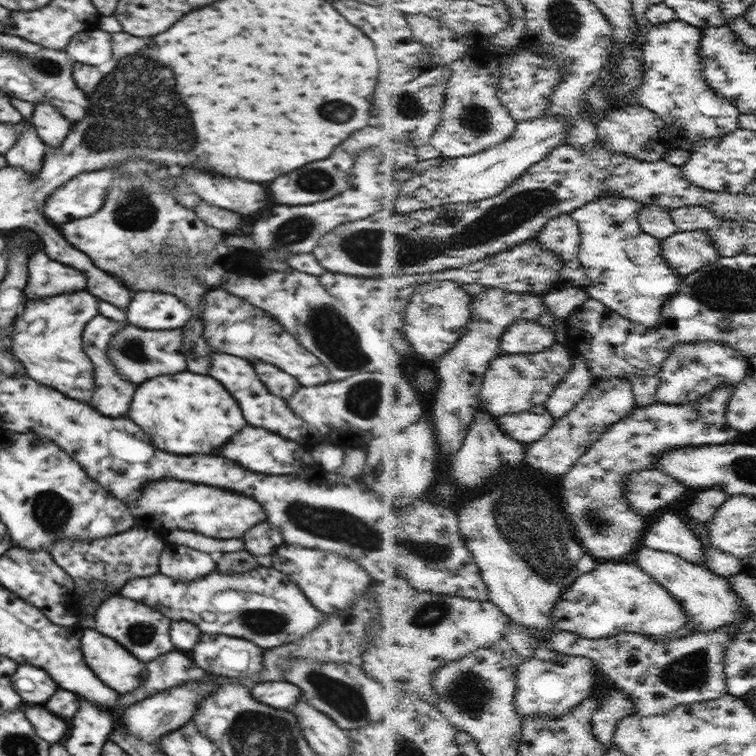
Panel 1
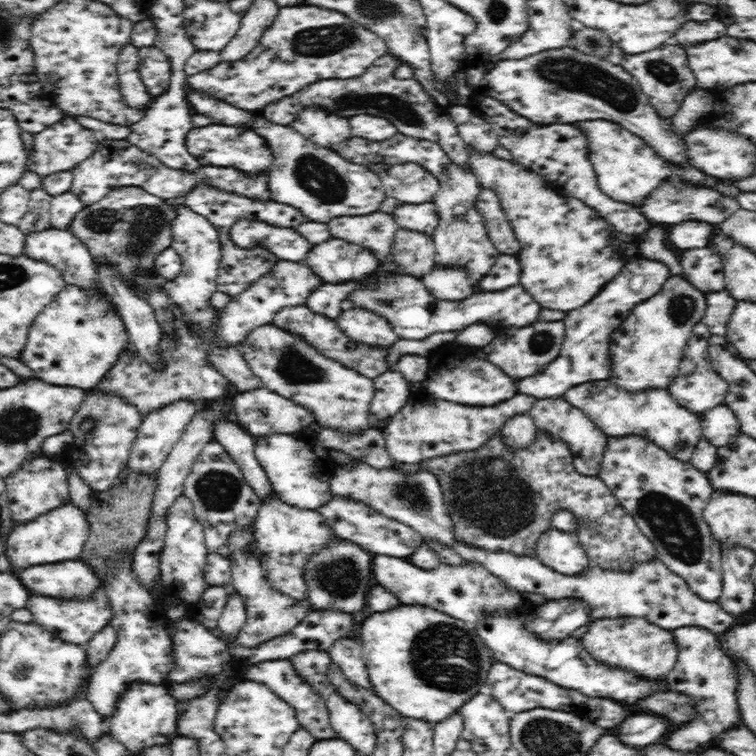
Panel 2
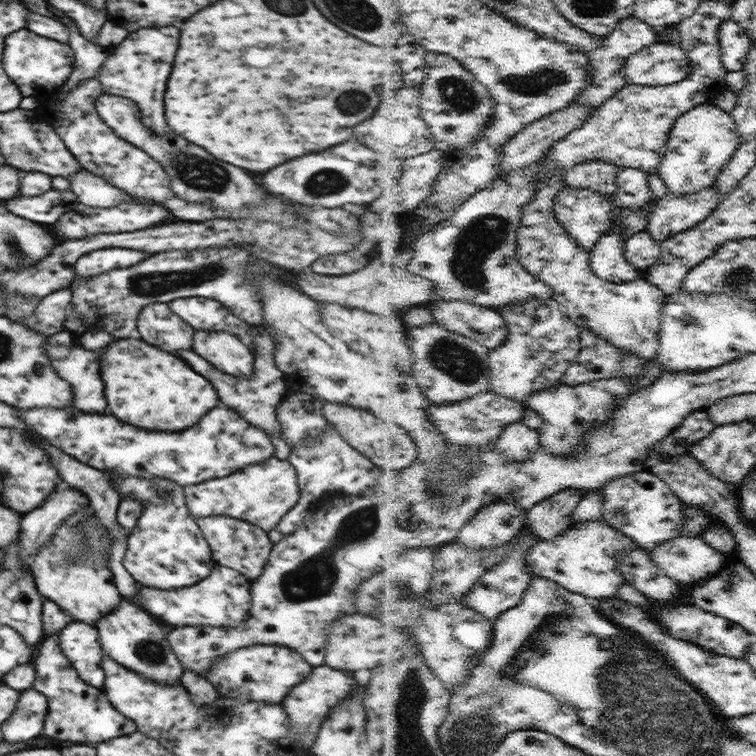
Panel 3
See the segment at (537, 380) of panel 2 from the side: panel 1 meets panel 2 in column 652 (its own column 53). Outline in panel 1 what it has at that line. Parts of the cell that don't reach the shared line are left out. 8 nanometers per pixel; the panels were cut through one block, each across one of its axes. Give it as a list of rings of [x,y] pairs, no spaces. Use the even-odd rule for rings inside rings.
[[[36,252],[28,261],[25,298],[41,299],[81,291],[87,288],[87,282],[87,274],[81,270],[48,258],[45,252]]]

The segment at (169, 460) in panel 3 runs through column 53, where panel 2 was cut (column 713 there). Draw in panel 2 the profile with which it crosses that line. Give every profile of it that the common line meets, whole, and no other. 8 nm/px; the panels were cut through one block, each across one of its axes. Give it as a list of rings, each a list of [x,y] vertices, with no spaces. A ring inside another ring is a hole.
[[[722,403],[700,415],[703,436],[716,448],[726,446],[741,432],[738,417]]]

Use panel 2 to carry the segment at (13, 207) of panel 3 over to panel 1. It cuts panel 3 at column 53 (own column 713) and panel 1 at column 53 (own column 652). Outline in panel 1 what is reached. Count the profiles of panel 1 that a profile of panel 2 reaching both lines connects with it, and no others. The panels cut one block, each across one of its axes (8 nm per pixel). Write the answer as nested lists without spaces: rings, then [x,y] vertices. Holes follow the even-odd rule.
[[[106,168],[99,171],[81,172],[62,187],[56,188],[52,196],[46,198],[44,214],[46,218],[64,224],[88,214],[98,212],[104,204],[106,189],[110,188],[119,170]]]

